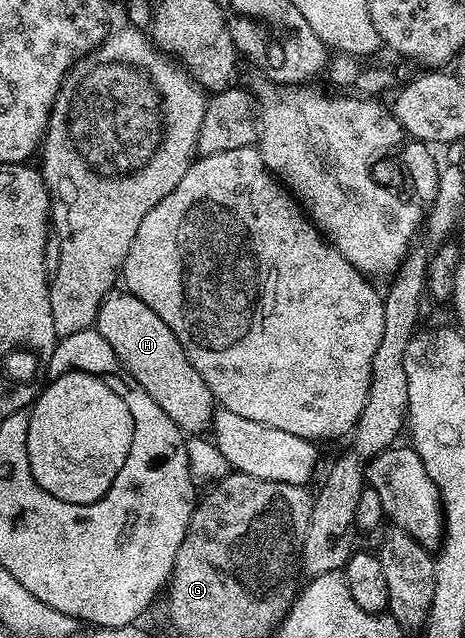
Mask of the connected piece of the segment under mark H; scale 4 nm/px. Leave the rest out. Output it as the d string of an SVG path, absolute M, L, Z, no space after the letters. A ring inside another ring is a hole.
M125 289L107 295L98 310L96 335L182 432L206 433L211 430L216 414L214 396L210 394L204 377L200 377L192 361L188 361L176 333L172 333L172 329L168 329L168 325L144 305L144 301Z

